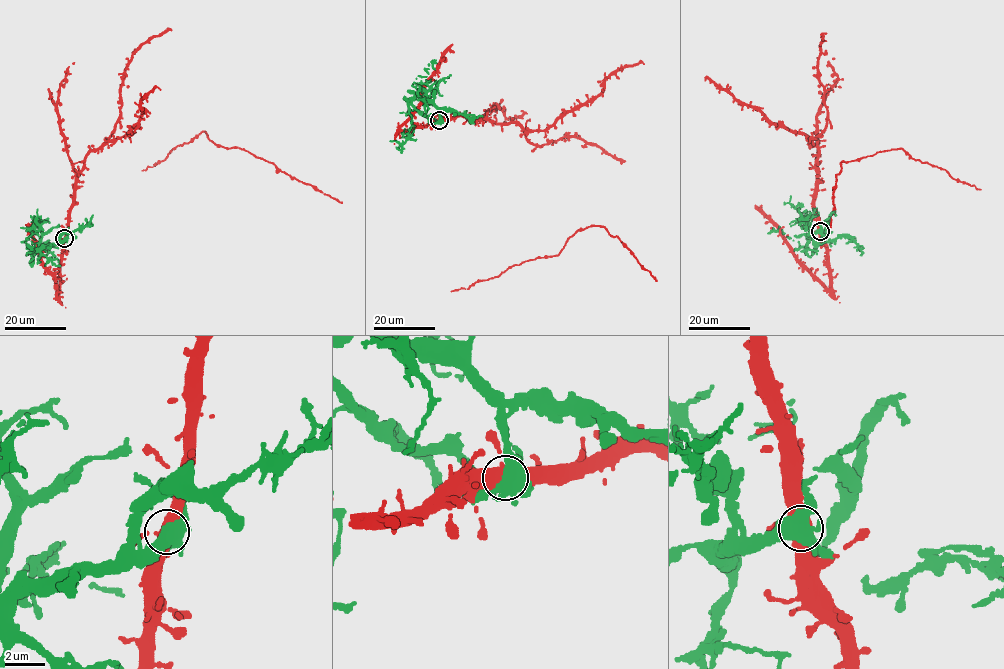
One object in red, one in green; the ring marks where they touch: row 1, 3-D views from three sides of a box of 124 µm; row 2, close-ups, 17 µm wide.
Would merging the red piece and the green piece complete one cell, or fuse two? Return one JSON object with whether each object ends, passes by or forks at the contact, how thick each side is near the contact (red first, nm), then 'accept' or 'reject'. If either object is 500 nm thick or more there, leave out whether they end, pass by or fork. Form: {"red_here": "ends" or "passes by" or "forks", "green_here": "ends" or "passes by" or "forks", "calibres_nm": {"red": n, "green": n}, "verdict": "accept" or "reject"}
{"red_here": "forks", "green_here": "forks", "calibres_nm": {"red": 460, "green": 440}, "verdict": "reject"}

